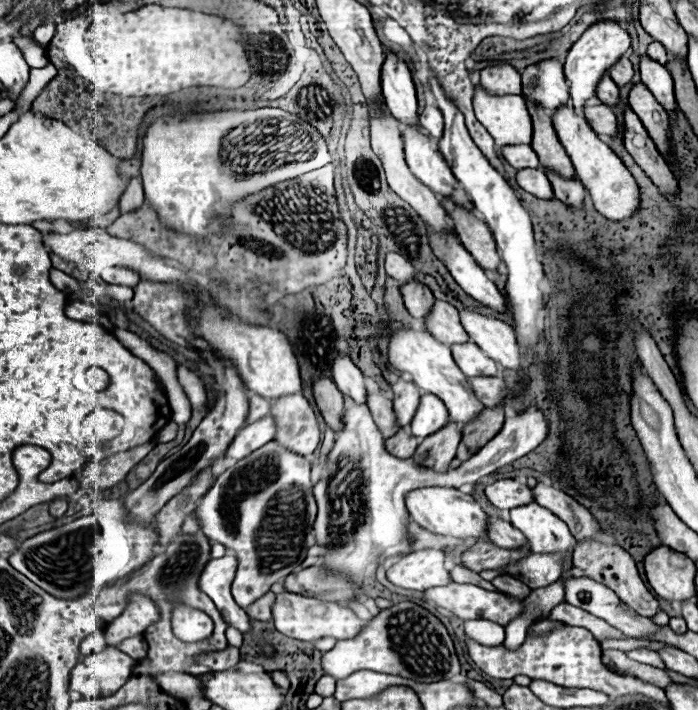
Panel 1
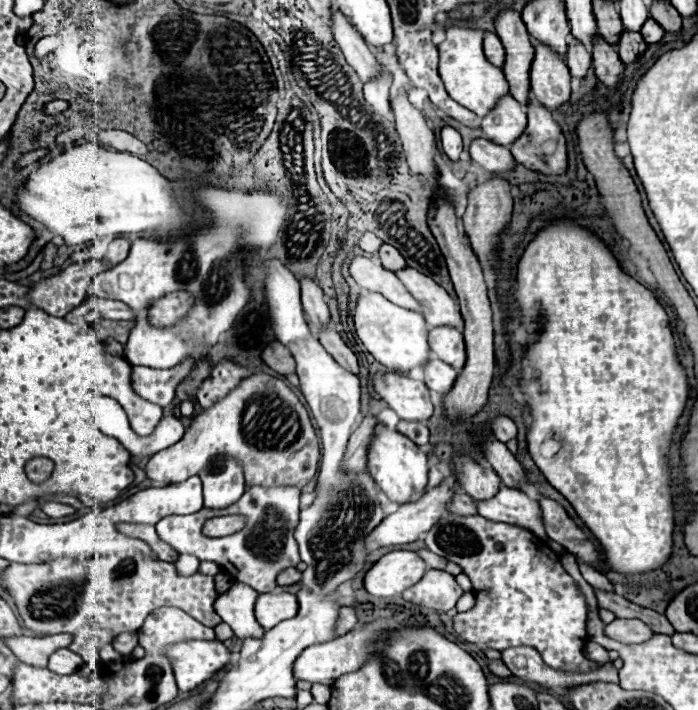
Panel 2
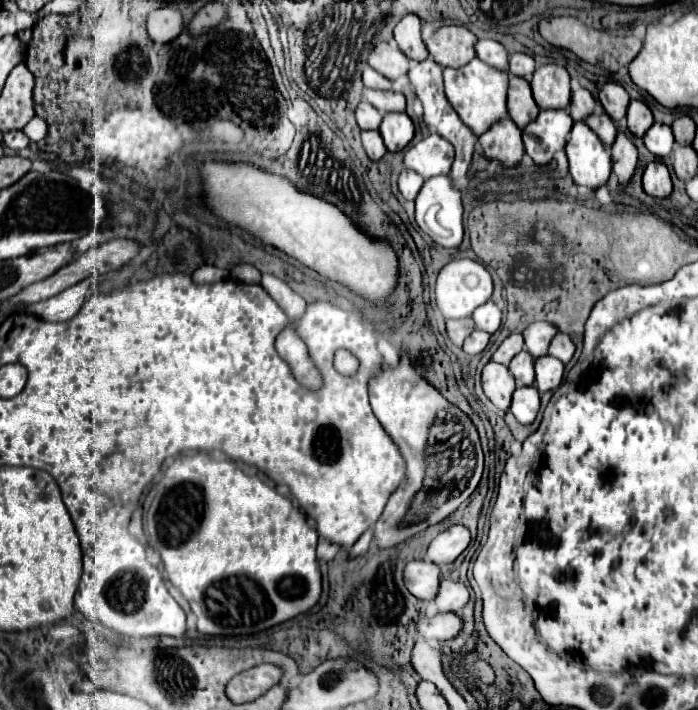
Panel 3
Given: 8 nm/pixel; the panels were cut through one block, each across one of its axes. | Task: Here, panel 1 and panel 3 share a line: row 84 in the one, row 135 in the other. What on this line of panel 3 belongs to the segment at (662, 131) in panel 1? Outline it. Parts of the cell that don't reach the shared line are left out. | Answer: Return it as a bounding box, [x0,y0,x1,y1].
[626,100,654,138]

